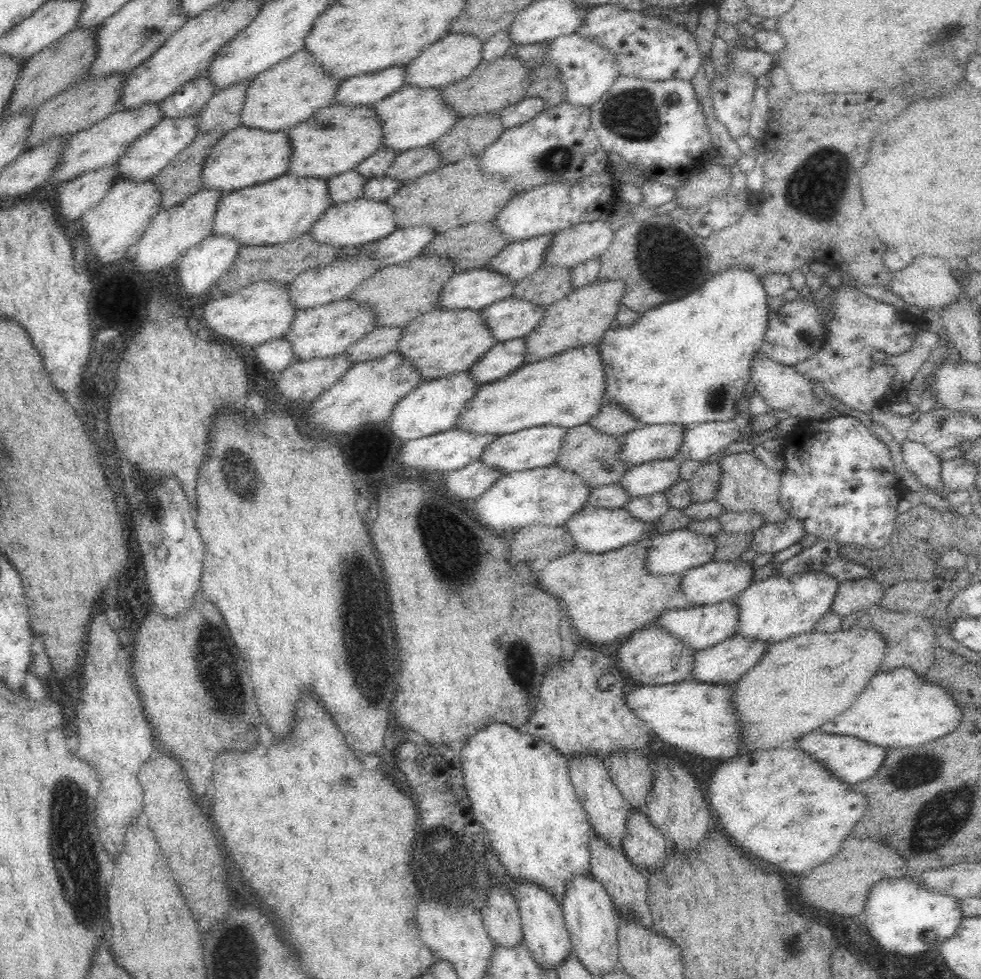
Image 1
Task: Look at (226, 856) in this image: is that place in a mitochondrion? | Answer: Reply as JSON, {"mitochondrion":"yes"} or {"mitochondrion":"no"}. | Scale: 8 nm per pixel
{"mitochondrion":"no"}

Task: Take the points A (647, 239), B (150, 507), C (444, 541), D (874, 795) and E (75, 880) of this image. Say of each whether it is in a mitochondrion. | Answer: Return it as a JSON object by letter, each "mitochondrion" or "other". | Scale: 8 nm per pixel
{"A":"mitochondrion","B":"mitochondrion","C":"mitochondrion","D":"other","E":"mitochondrion"}

